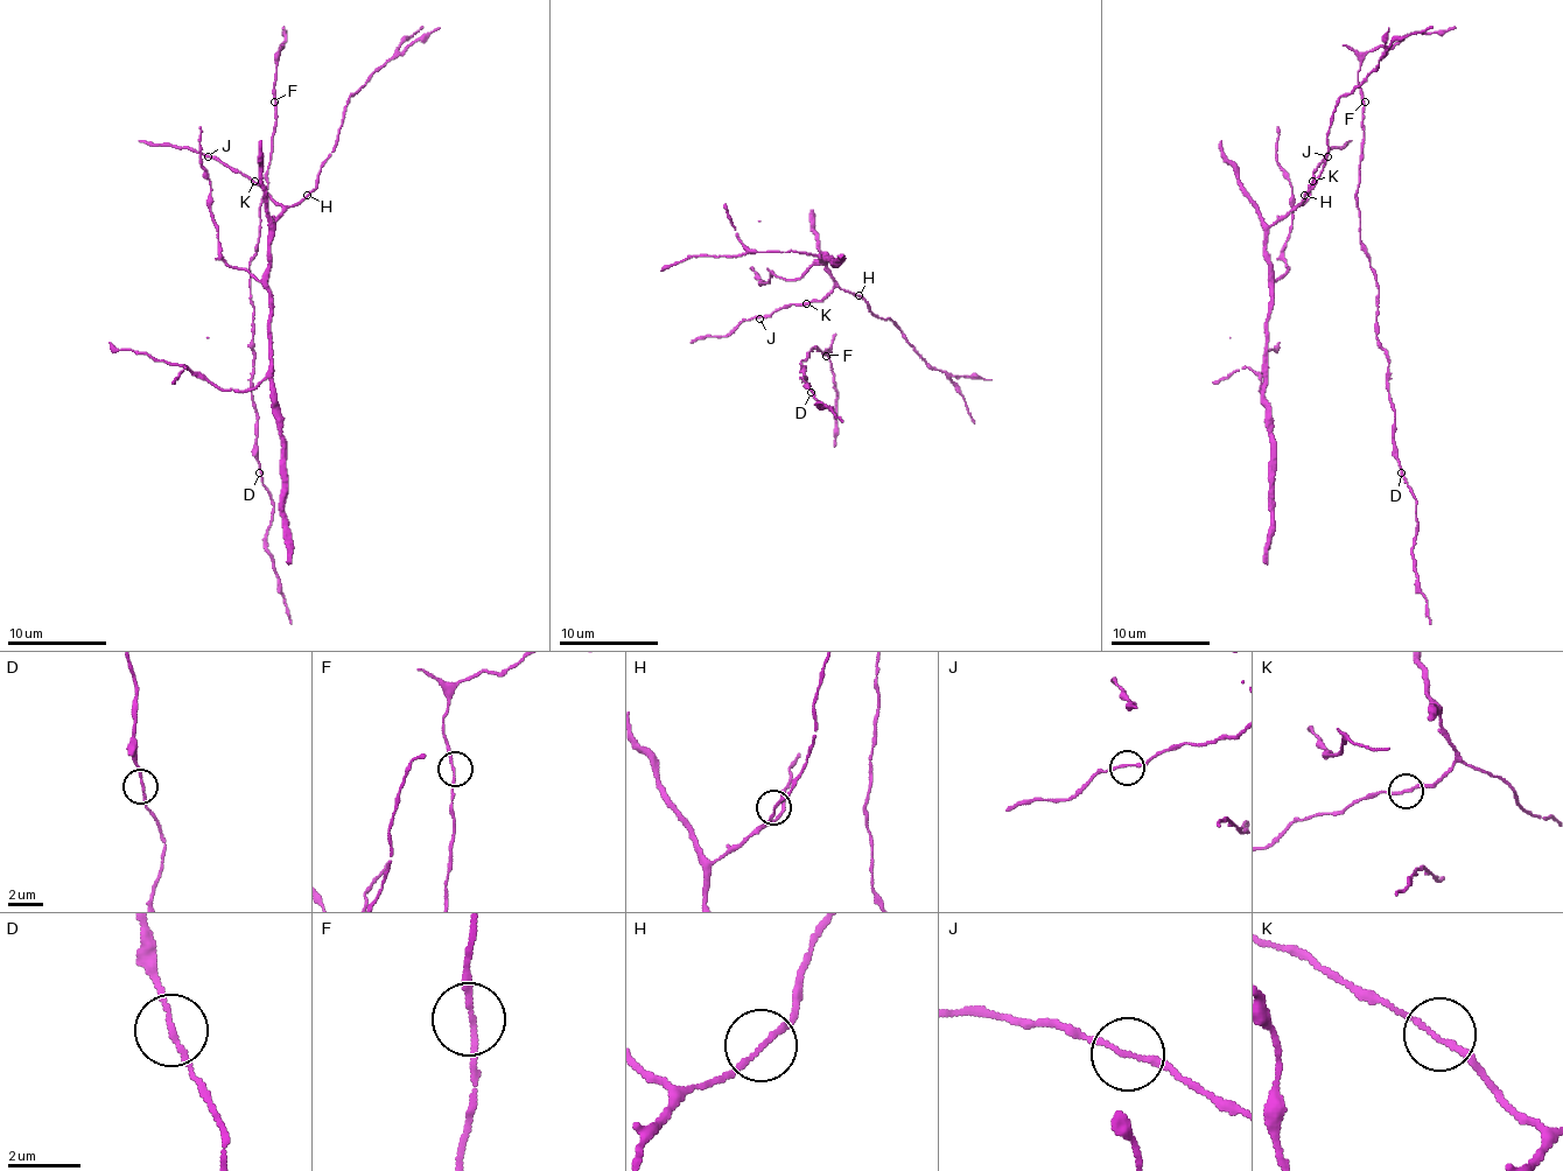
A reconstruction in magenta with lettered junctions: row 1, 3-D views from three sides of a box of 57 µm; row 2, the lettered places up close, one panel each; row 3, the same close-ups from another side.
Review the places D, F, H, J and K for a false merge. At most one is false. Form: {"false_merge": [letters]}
{"false_merge": []}

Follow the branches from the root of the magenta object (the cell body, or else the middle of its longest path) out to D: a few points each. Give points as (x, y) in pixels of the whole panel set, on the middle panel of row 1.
D: (813, 348), (801, 360), (801, 370), (806, 367), (804, 380), (811, 392)

